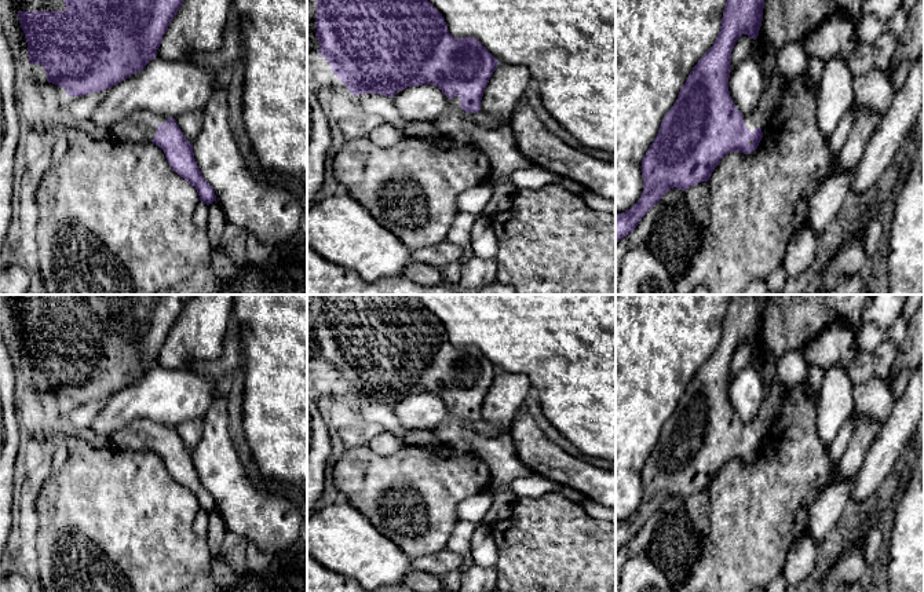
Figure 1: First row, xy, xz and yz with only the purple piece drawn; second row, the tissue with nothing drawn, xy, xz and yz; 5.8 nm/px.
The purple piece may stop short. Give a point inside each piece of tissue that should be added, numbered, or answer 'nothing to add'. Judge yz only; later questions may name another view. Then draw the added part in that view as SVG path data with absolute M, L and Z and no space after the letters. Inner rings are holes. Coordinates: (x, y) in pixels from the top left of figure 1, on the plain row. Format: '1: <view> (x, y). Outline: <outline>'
1: yz (771, 406). Outline: M773 385L767 390L762 408L755 420L742 425L746 436L750 441L760 436L764 442L767 434L775 424L782 410L786 394L788 390L784 385Z

